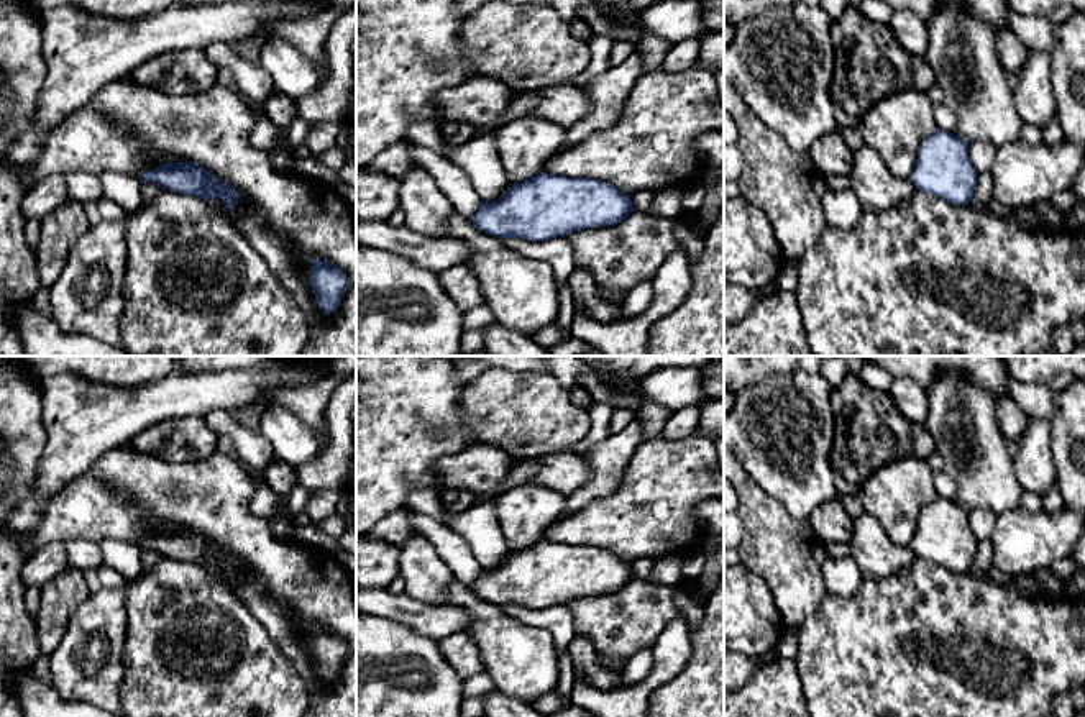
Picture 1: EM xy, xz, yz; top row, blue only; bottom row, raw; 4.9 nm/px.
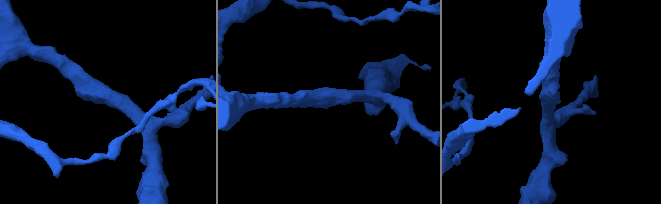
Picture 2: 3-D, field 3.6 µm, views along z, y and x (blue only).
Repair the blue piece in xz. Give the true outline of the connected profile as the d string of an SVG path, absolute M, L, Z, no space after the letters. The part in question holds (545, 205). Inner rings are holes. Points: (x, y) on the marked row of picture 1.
M538 172L522 182L514 182L494 202L481 200L478 212L469 218L474 228L502 238L545 241L566 236L584 228L614 226L632 213L630 195L609 182L593 177L566 177Z

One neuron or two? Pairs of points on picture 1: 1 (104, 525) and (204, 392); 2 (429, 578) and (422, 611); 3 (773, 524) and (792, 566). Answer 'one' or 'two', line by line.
1: two
2: two
3: one

